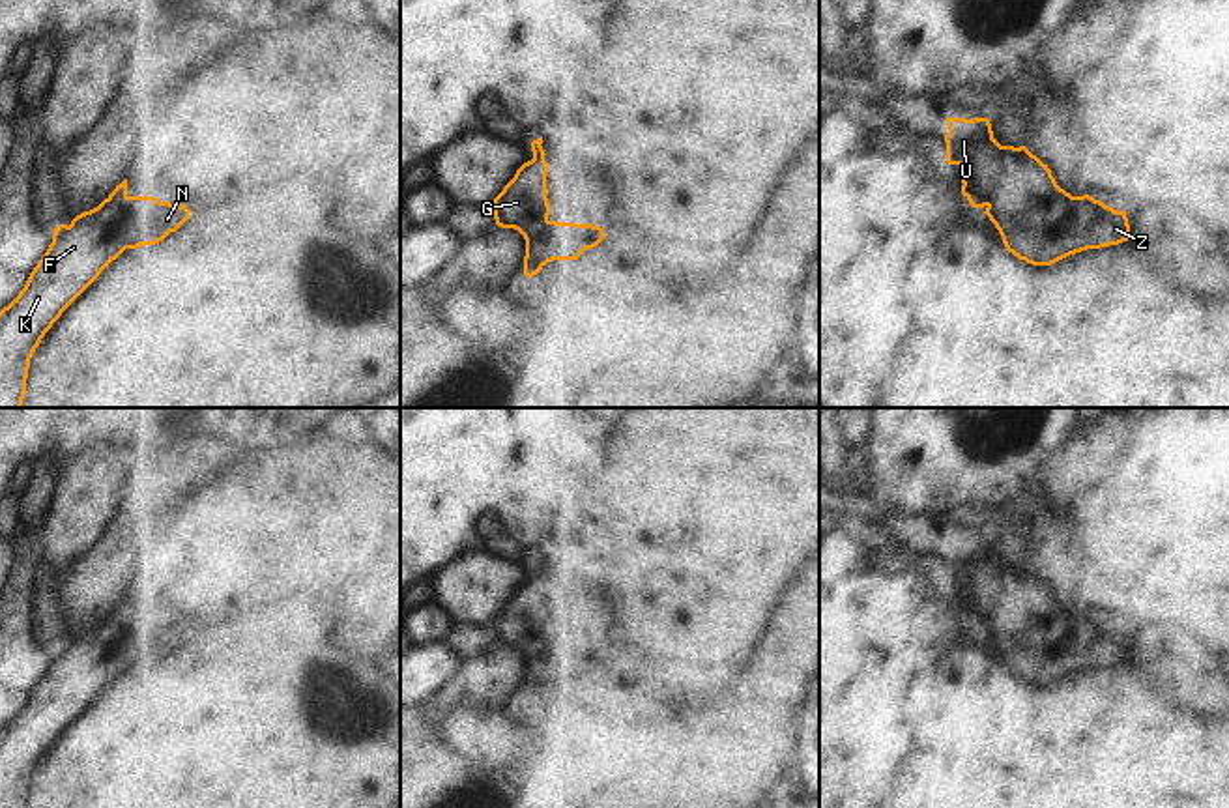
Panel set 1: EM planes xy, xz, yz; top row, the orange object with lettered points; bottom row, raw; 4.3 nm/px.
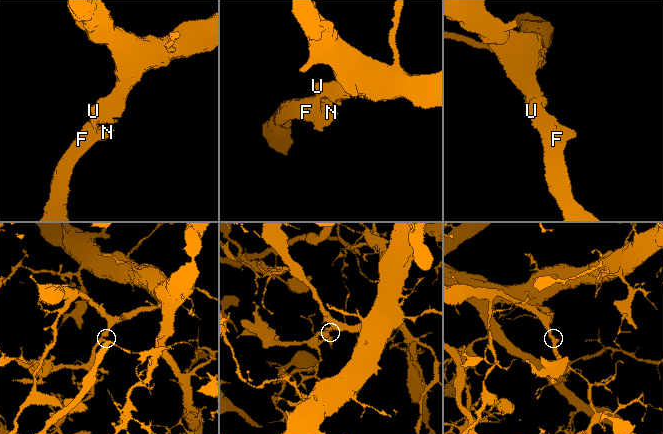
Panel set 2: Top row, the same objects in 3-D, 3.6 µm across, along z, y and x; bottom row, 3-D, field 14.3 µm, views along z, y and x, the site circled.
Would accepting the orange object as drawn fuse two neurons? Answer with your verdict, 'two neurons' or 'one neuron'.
one neuron

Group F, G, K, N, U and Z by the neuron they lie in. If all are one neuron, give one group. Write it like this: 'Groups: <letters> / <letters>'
Groups: F G K N U Z

